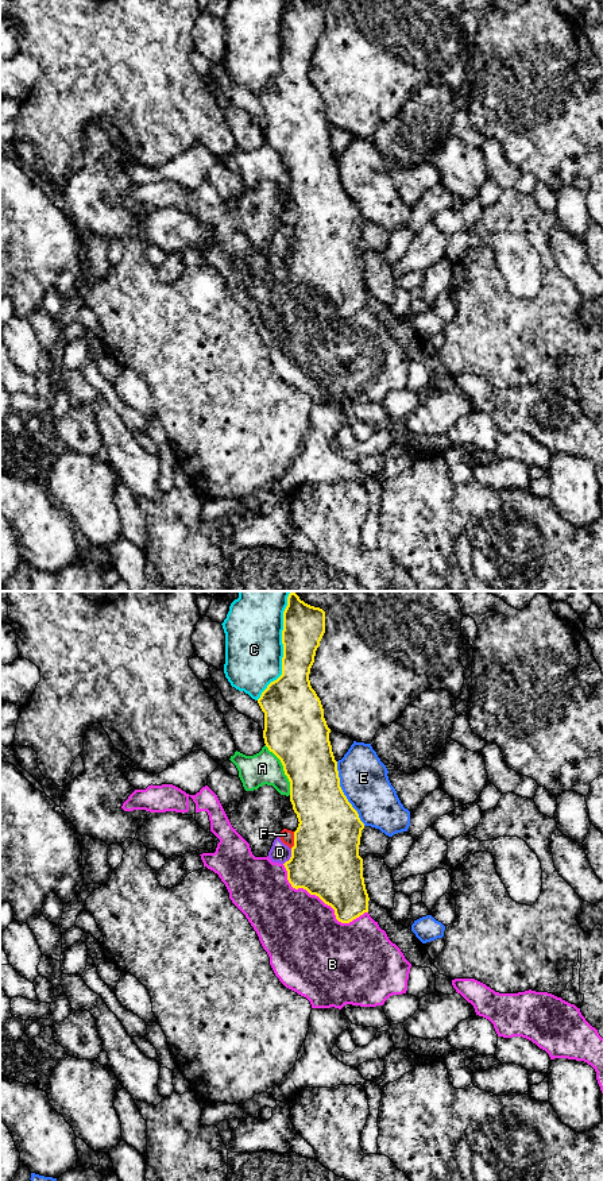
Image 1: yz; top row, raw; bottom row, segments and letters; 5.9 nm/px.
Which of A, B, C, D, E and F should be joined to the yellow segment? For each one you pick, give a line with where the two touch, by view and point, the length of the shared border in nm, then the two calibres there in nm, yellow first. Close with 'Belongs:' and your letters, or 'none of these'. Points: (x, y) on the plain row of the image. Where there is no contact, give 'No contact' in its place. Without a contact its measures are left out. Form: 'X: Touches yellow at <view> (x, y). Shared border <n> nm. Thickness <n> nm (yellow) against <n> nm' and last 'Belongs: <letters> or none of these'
Belongs: none of these

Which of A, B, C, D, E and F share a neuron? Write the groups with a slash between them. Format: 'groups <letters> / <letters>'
groups A / B / C / D F / E

